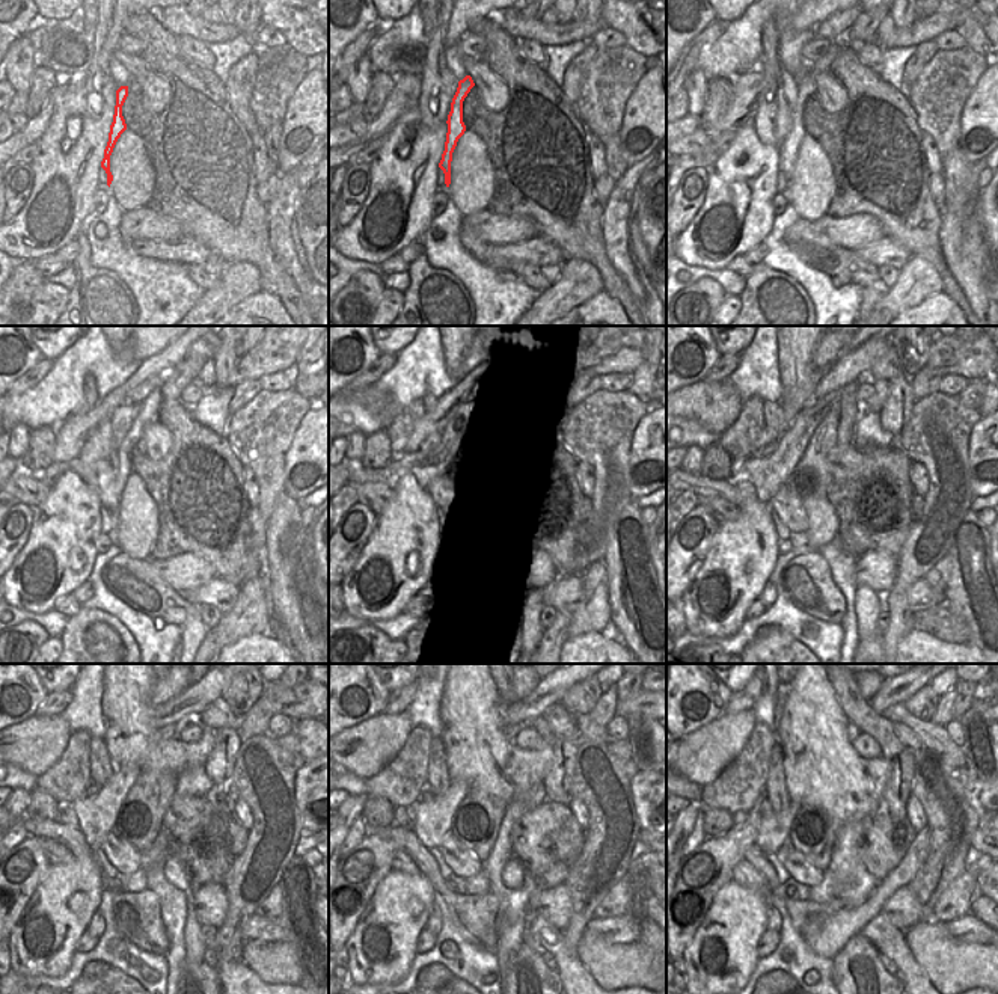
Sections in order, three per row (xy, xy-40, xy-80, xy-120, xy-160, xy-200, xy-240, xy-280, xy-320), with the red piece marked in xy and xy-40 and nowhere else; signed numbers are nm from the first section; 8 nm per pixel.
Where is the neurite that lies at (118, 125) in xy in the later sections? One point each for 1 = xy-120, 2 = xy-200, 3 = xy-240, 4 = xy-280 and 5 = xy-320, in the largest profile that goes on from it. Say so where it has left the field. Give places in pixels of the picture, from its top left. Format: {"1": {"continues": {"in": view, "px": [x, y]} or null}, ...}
{"1": {"continues": {"in": "xy-120", "px": [150, 406]}}, "2": {"continues": {"in": "xy-200", "px": [829, 397]}}, "3": {"continues": {"in": "xy-240", "px": [168, 732]}}, "4": {"continues": {"in": "xy-280", "px": [510, 732]}}, "5": {"continues": {"in": "xy-320", "px": [854, 732]}}}

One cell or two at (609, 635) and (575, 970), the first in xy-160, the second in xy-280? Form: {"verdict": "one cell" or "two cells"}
{"verdict": "one cell"}

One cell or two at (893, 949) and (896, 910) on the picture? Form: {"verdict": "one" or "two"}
{"verdict": "two"}

